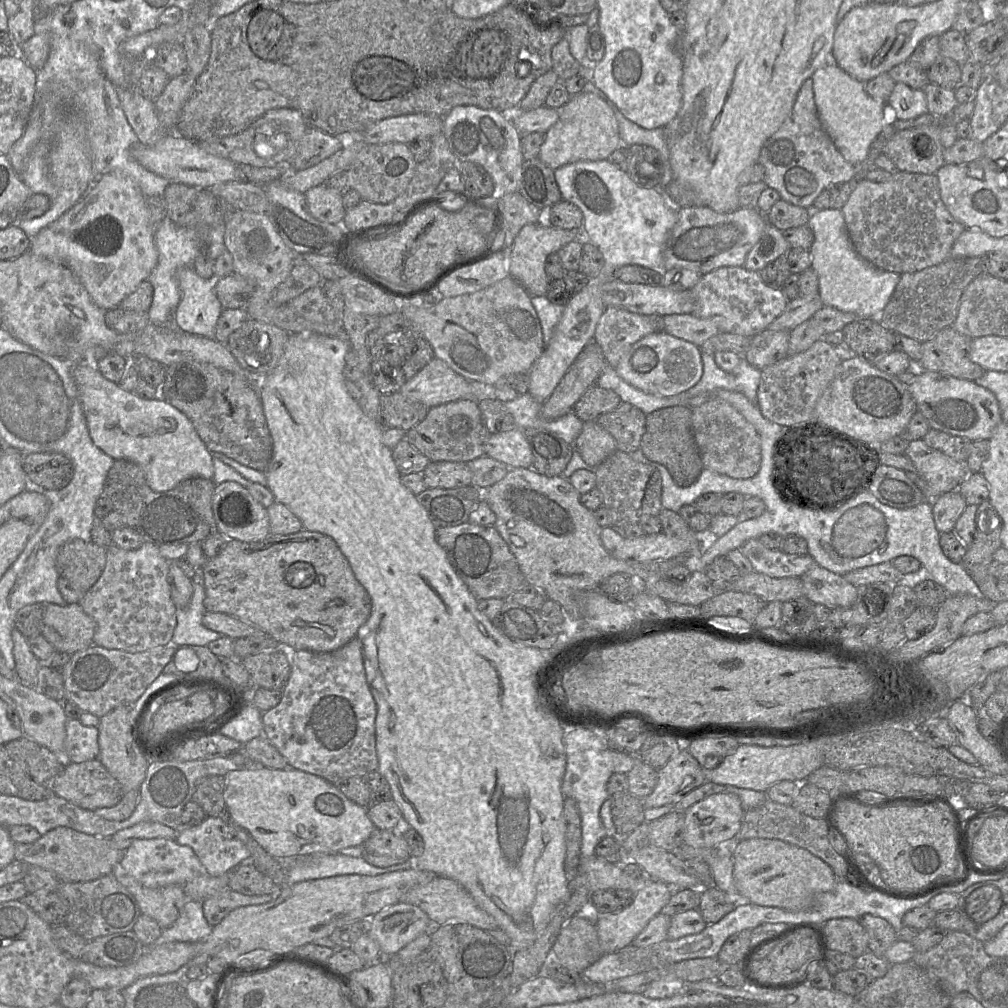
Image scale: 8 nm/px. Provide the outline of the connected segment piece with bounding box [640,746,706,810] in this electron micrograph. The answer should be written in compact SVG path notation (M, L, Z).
M685 746L660 769L657 784L650 795L642 800L644 810L673 805L685 794L706 782L706 770L687 751Z

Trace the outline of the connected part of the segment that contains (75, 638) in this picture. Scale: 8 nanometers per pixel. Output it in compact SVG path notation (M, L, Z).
M67 603L63 606L44 604L41 634L54 647L55 651L72 655L87 649L93 645L95 630L95 621L84 612L79 604Z

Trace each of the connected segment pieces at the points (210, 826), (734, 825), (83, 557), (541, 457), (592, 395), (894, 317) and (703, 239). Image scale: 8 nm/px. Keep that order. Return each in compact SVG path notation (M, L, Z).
M209 816L197 826L178 829L175 840L180 845L192 848L204 867L205 873L211 876L221 876L250 860L248 848L234 835L233 829L225 817Z
M734 793L713 794L689 807L684 812L684 843L696 848L715 848L718 844L736 841L744 810Z
M81 539L67 541L55 558L58 578L67 580L83 597L98 581L105 564L106 548Z
M536 428L520 429L533 454L532 469L546 476L559 476L566 468L573 447L555 433Z
M594 384L583 393L572 412L584 423L593 422L600 415L616 409L621 402L616 392Z
M949 257L938 265L901 274L887 305L879 314L879 320L892 333L899 333L923 343L940 330L952 326L964 289L973 279L985 272L983 257Z
M682 207L664 246L664 269L687 268L706 274L720 267L743 266L747 254L760 239L768 220L756 208L718 213L709 207Z

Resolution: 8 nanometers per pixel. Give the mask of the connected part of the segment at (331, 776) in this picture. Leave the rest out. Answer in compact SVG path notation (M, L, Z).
M354 638L349 643L333 652L291 650L290 676L283 689L283 697L274 708L262 713L262 723L264 728L264 736L285 758L287 765L290 768L319 776L331 783L337 783L339 780L344 780L351 777L364 777L365 775L378 770L375 736L376 713L376 703L367 683L363 661L362 643L359 639Z

